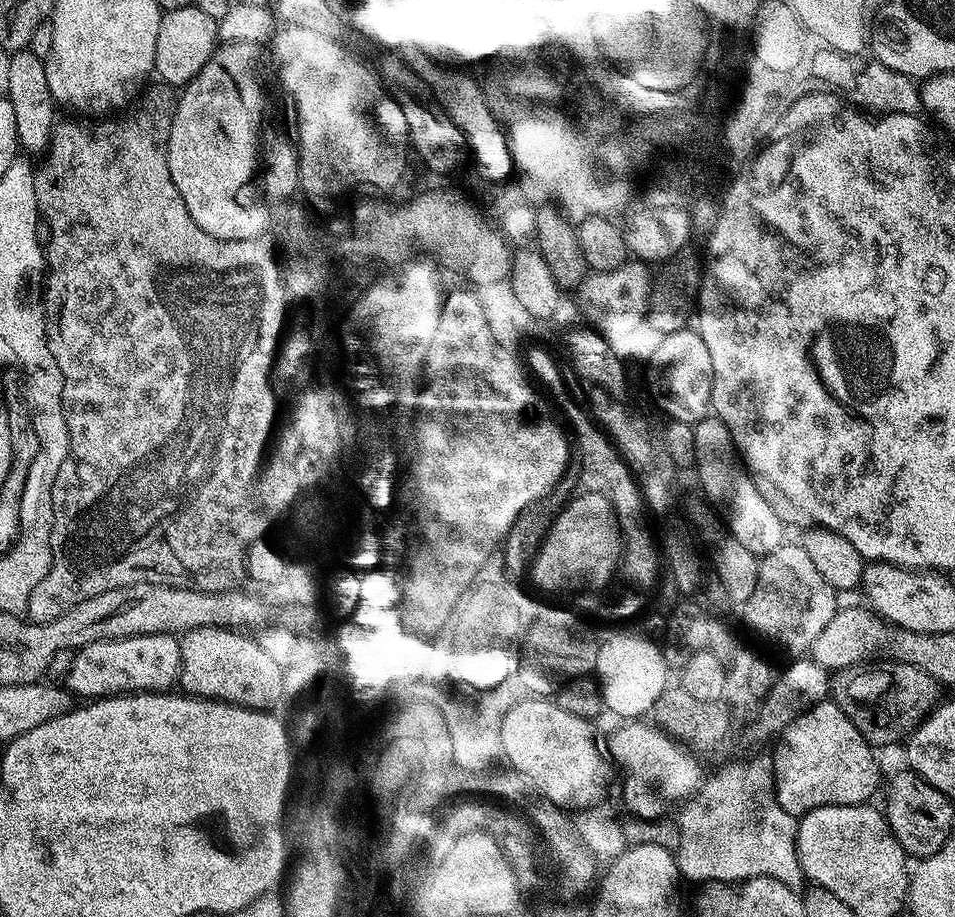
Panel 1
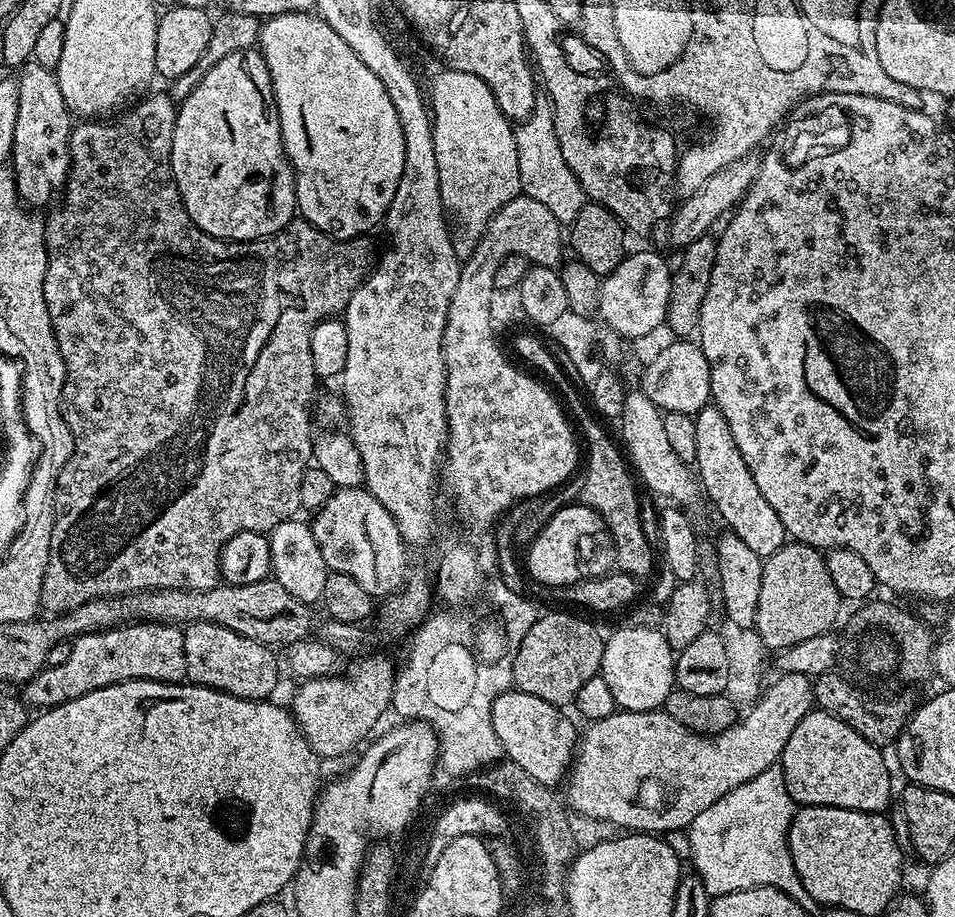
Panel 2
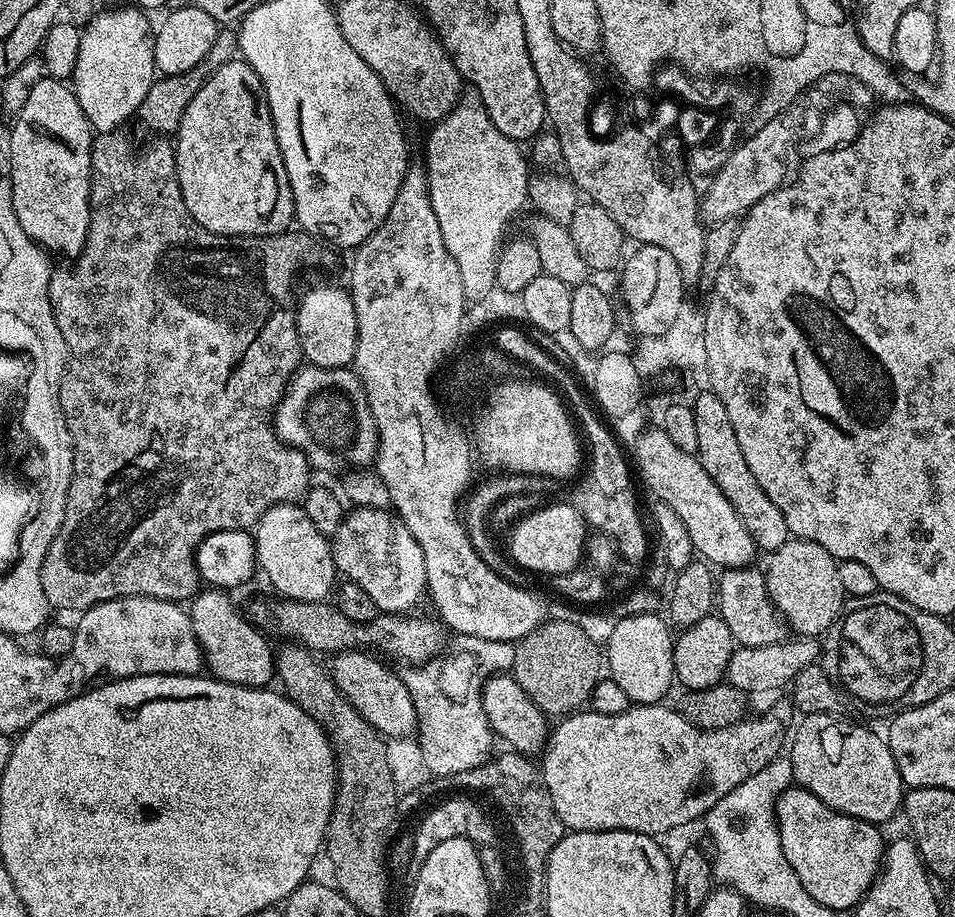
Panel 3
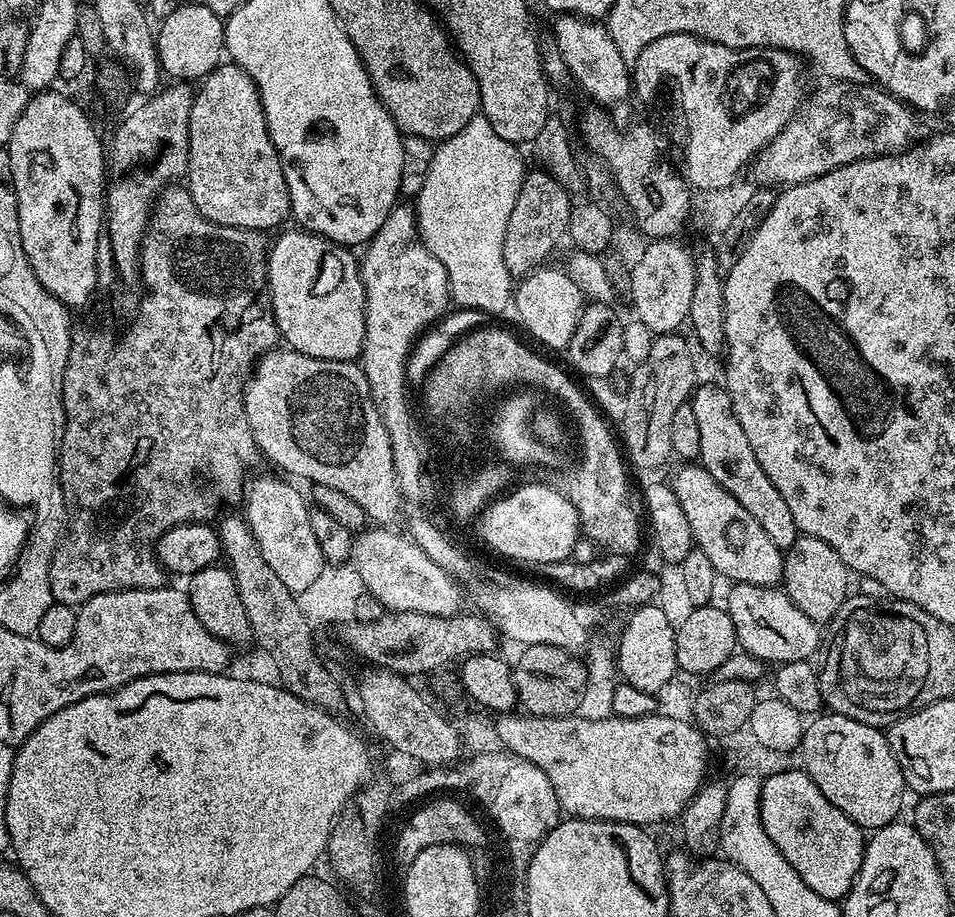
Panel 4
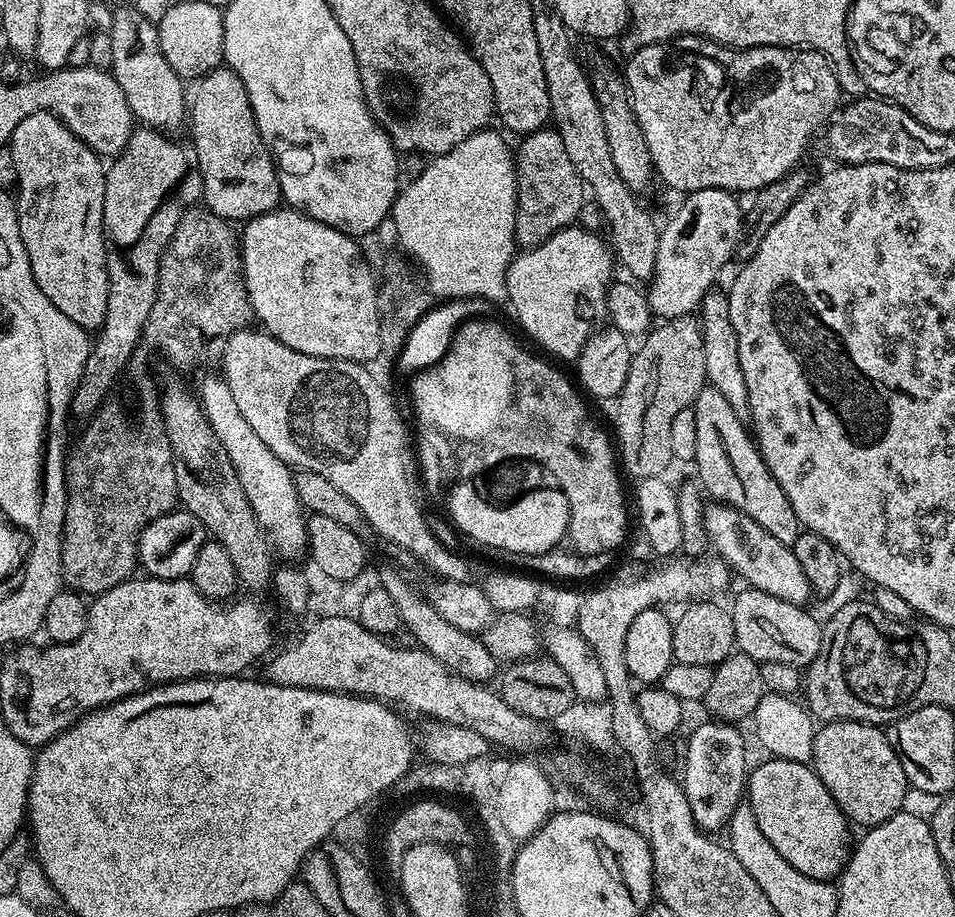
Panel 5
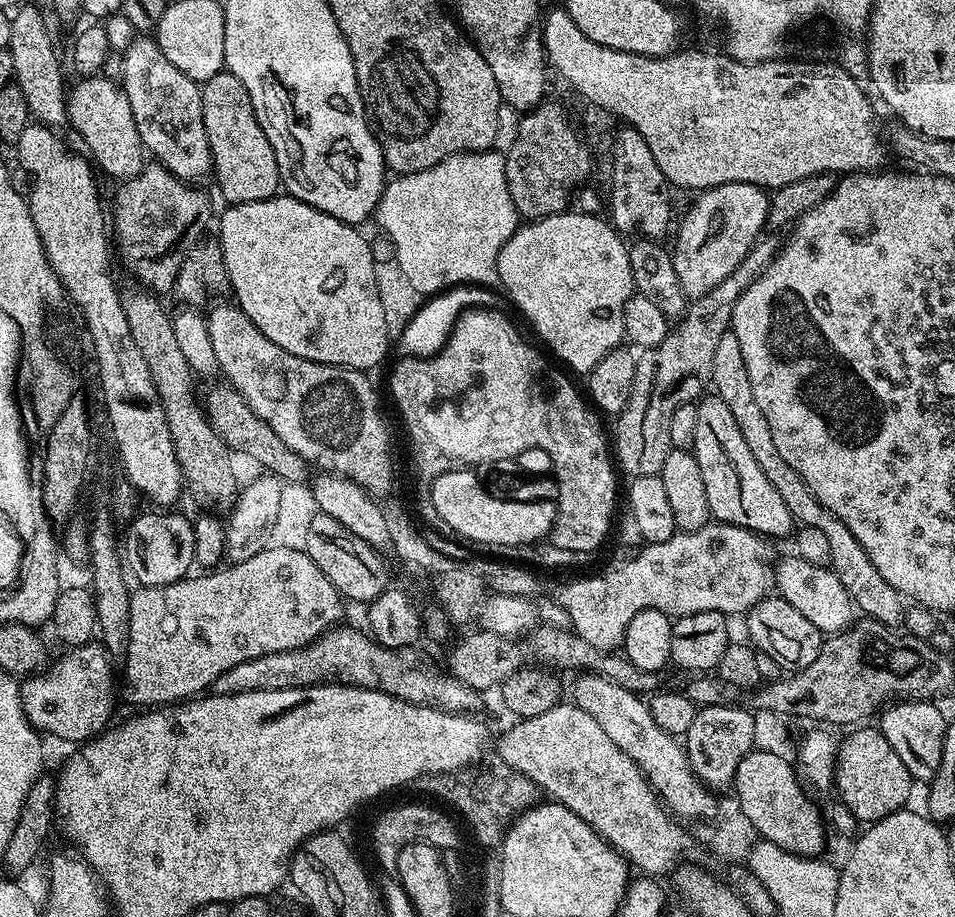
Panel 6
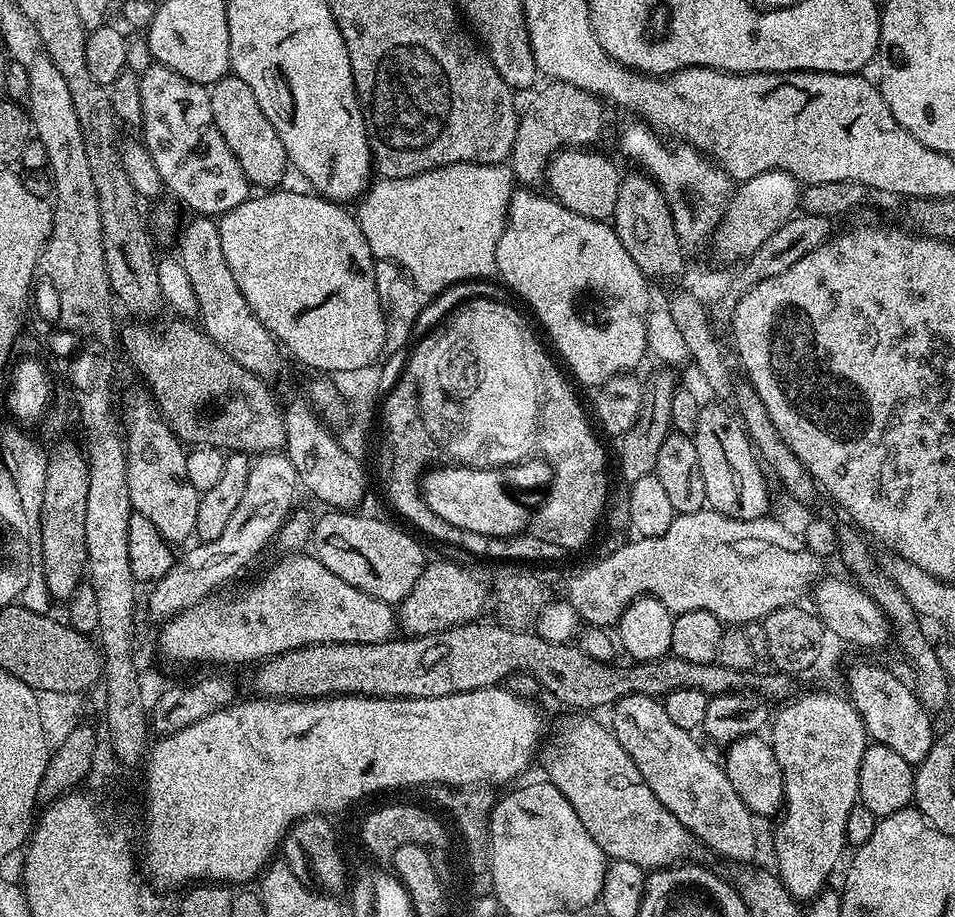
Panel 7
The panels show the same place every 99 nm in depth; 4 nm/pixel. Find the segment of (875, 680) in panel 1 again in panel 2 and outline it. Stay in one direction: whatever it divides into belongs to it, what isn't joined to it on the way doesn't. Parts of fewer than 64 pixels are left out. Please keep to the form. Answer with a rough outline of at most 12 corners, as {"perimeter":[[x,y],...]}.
{"perimeter":[[836,670],[812,680],[815,707],[866,742],[895,745],[908,692],[875,696]]}

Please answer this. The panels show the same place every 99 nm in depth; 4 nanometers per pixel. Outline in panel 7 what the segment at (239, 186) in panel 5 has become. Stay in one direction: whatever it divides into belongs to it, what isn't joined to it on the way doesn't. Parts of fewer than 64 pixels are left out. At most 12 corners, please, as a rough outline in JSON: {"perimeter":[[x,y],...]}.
{"perimeter":[[211,85],[212,121],[249,185],[272,190],[288,155],[254,90]]}

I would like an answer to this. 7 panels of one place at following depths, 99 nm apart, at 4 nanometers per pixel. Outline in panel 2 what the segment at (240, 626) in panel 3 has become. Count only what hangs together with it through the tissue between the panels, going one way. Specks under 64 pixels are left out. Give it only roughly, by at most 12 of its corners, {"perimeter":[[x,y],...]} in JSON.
{"perimeter":[[226,626],[183,629],[187,679],[266,700],[280,672],[271,647]]}

